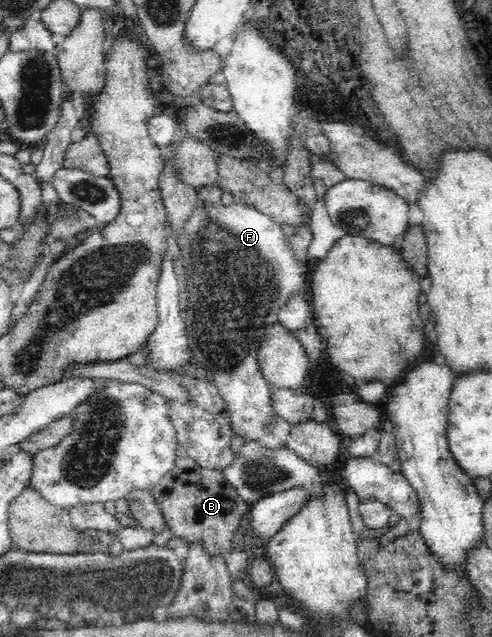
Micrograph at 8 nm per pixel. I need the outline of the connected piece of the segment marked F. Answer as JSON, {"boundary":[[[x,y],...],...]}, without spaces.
{"boundary":[[[199,196],[194,200],[194,207],[190,210],[188,217],[180,224],[180,231],[176,235],[178,246],[180,247],[180,263],[187,268],[189,276],[187,276],[187,286],[189,286],[189,312],[187,312],[186,336],[190,346],[190,351],[193,358],[197,361],[197,365],[205,366],[207,371],[207,378],[216,386],[222,398],[227,402],[227,414],[233,424],[233,434],[242,436],[245,441],[249,439],[259,439],[263,445],[267,447],[278,447],[280,444],[285,445],[286,436],[289,429],[292,427],[286,420],[279,418],[271,406],[271,391],[267,379],[263,377],[263,371],[259,367],[259,359],[257,359],[260,340],[263,338],[266,329],[278,322],[278,312],[280,308],[286,303],[287,298],[293,292],[301,292],[305,286],[305,274],[308,272],[306,264],[301,260],[296,260],[293,250],[291,250],[287,237],[281,229],[281,224],[273,221],[269,215],[259,211],[253,205],[245,204],[241,201],[228,199],[227,197],[220,198],[219,201],[213,203],[205,203],[205,199],[199,199]]]}

